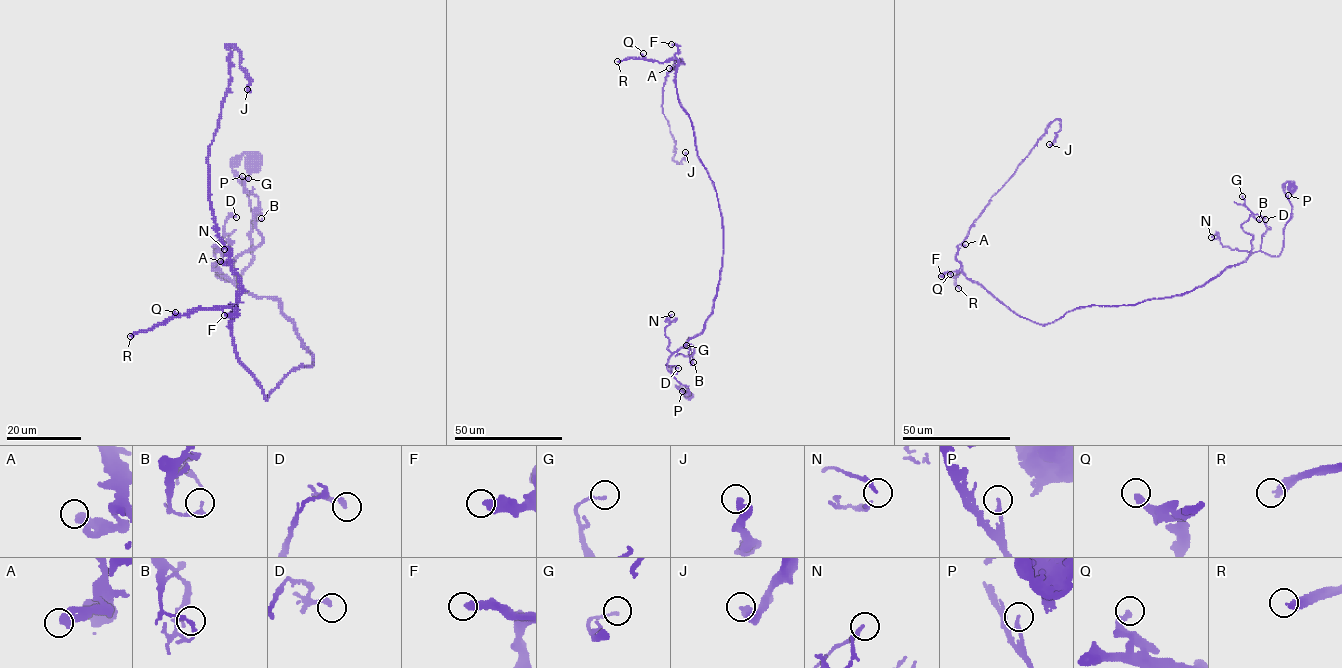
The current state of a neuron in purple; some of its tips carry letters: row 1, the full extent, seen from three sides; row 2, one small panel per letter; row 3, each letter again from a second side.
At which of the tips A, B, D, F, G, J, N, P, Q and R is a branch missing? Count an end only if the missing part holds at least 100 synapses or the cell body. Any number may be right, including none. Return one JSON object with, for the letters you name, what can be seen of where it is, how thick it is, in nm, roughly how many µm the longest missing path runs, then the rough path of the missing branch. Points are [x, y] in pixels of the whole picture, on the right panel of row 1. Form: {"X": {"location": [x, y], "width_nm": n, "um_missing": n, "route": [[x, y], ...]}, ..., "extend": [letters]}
{"R": {"location": [958, 288], "width_nm": 360, "um_missing": 70, "route": [[958, 288], [975, 290], [970, 291], [972, 296], [968, 298], [970, 310], [976, 290], [983, 285]]}, "extend": ["R"]}

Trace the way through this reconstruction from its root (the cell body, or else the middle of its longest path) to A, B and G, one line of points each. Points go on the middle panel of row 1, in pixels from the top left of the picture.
A: (690, 396), (676, 386), (687, 394), (668, 359), (711, 314), (723, 224), (678, 98), (681, 59), (669, 68)
B: (690, 396), (676, 386), (687, 394), (668, 359), (676, 352), (690, 356), (691, 344), (693, 362)
G: (690, 396), (667, 368), (674, 353), (693, 354), (686, 345)

